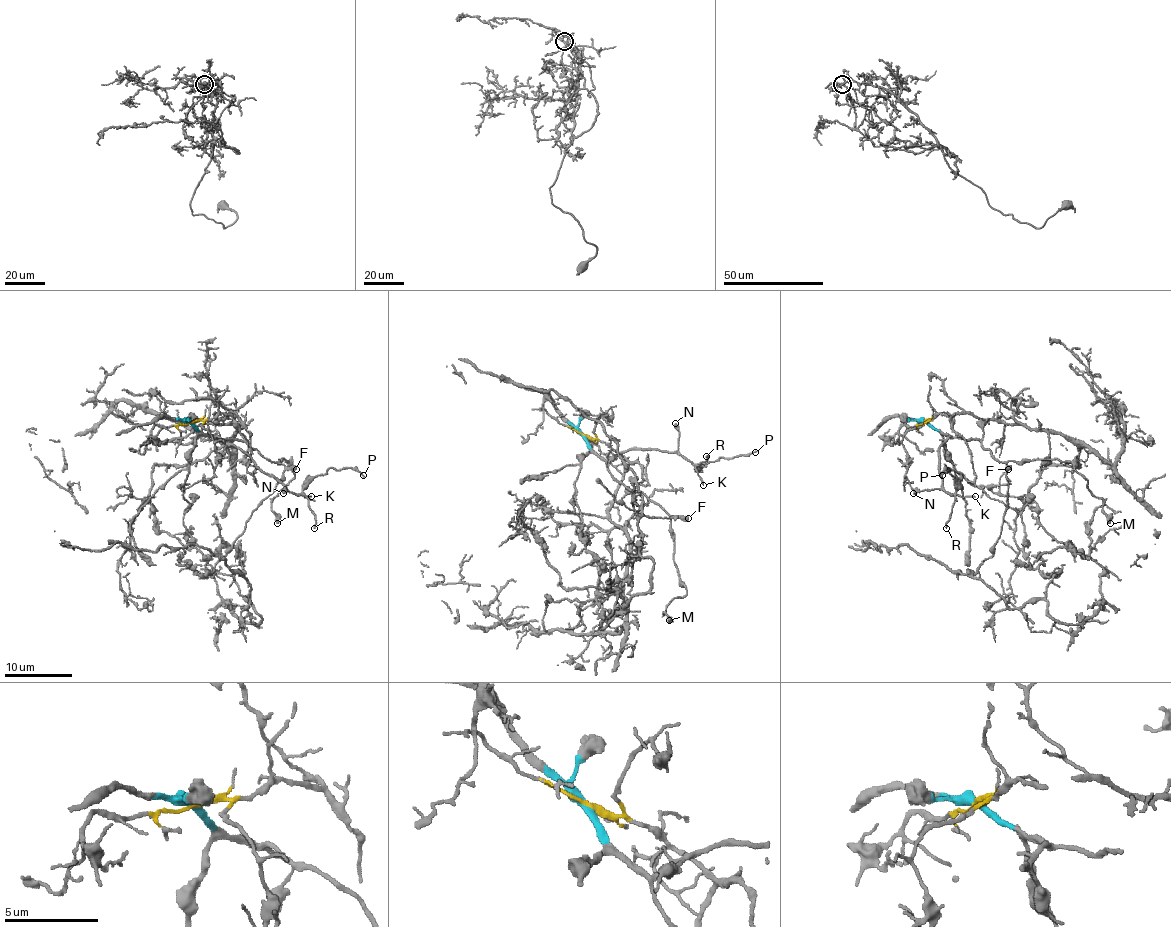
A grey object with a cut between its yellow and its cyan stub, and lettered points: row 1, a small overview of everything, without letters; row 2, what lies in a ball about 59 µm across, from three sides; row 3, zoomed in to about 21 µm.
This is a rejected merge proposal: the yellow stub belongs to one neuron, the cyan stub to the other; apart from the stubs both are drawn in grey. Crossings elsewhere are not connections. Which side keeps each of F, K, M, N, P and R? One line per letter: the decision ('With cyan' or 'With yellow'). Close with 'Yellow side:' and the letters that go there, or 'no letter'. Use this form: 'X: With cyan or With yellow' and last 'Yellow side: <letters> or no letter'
F: With cyan
K: With cyan
M: With cyan
N: With cyan
P: With cyan
R: With cyan
Yellow side: no letter

